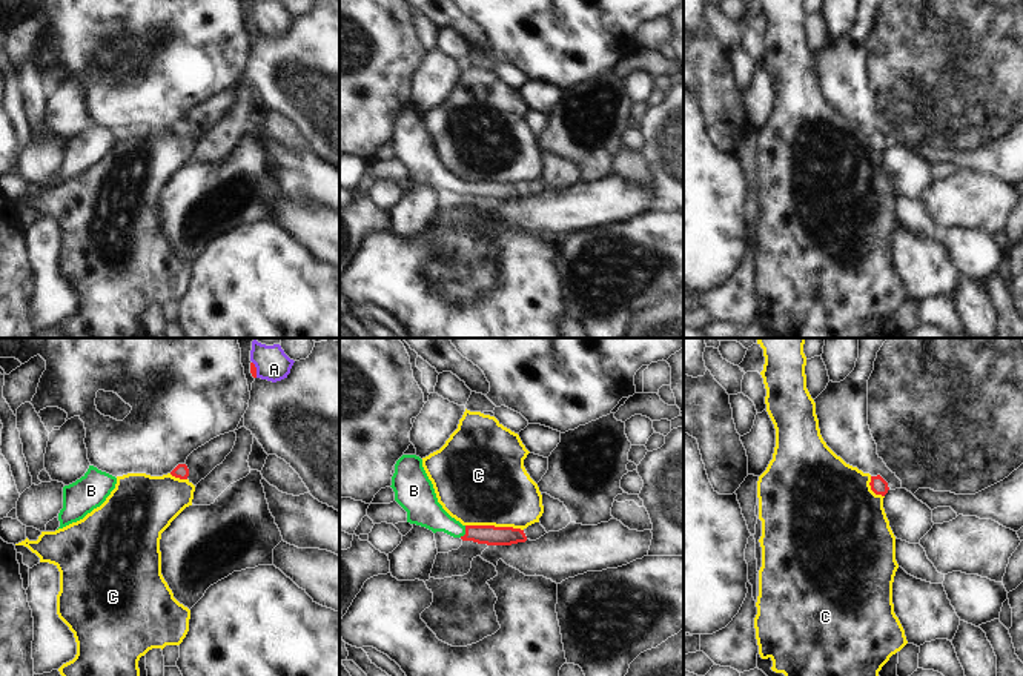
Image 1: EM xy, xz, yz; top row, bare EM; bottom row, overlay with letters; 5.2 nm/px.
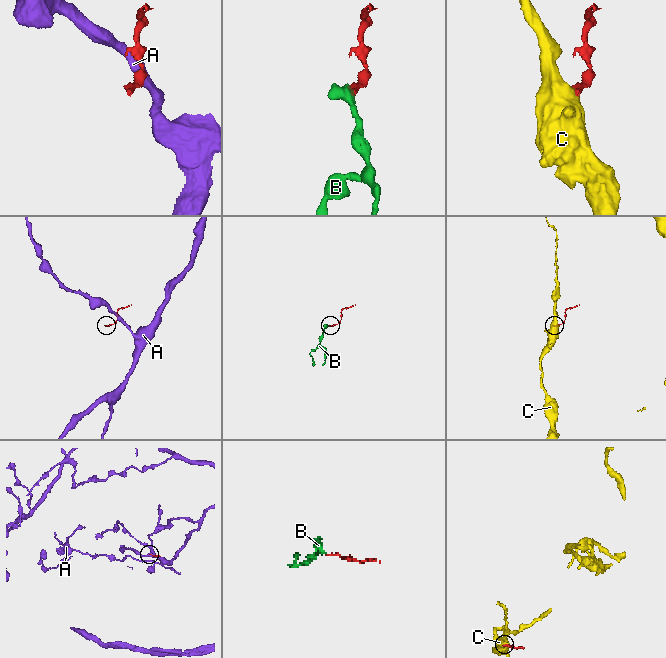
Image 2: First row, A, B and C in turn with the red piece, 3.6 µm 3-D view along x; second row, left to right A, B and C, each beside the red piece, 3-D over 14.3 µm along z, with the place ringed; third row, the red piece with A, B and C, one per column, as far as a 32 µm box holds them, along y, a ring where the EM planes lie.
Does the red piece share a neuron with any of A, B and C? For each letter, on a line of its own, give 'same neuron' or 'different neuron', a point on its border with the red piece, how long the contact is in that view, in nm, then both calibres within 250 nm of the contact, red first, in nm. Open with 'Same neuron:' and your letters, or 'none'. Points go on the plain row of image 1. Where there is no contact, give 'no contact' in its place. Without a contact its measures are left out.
Same neuron: B
A: different neuron; contact xy (255, 25); length 90 nm; calibres 30 and 170 nm
B: same neuron; contact xz (466, 188); length 70 nm; calibres 110 and 170 nm
C: different neuron; contact xz (493, 182); length 300 nm; calibres 110 and 480 nm

